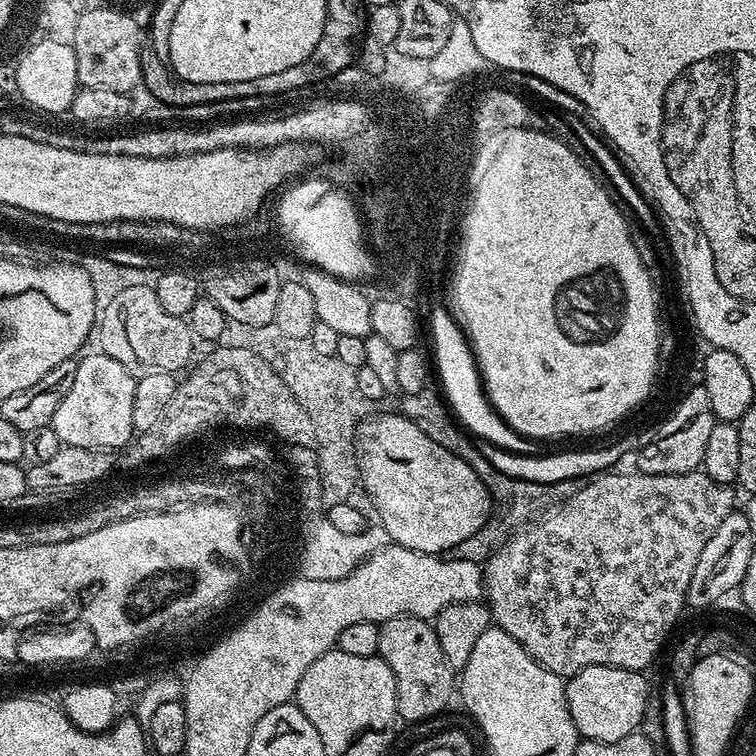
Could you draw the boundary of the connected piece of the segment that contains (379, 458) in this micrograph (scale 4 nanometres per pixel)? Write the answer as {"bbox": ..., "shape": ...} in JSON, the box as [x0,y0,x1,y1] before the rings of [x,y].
{"bbox":[356,414,494,554],"shape":[[[392,414],[387,422],[377,422],[377,424],[368,424],[364,428],[364,441],[358,442],[356,448],[360,451],[358,465],[360,465],[360,480],[364,483],[364,488],[368,491],[371,507],[377,508],[382,513],[382,519],[388,524],[388,531],[391,536],[396,536],[393,541],[396,546],[401,548],[409,548],[415,552],[427,552],[429,554],[448,554],[451,553],[454,546],[458,546],[470,538],[470,534],[477,534],[478,530],[482,530],[488,518],[493,515],[494,505],[492,496],[486,490],[486,486],[482,482],[482,478],[478,478],[478,474],[474,474],[474,470],[470,470],[470,466],[466,462],[462,462],[462,458],[450,454],[450,450],[443,449],[438,446],[427,434],[422,430],[418,430],[418,426],[406,419],[403,414]]]}

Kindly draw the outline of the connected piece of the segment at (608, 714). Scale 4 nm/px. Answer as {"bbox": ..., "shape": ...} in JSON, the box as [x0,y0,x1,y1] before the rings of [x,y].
{"bbox":[564,666,649,742],"shape":[[[586,666],[586,670],[567,677],[564,685],[570,718],[577,733],[585,740],[598,742],[618,742],[618,738],[626,738],[639,729],[649,689],[649,681],[642,672],[614,666]]]}

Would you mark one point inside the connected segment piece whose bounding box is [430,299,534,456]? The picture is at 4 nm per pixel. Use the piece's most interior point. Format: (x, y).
(467, 389)

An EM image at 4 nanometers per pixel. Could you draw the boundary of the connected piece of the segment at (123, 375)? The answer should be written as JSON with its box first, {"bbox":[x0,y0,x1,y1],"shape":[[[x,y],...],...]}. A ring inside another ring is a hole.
{"bbox":[50,350,137,450],"shape":[[[99,350],[83,356],[76,360],[74,382],[66,398],[62,398],[58,410],[54,410],[50,427],[64,446],[97,450],[127,449],[134,439],[132,423],[137,377],[132,376],[122,362],[114,362],[114,358]]]}

